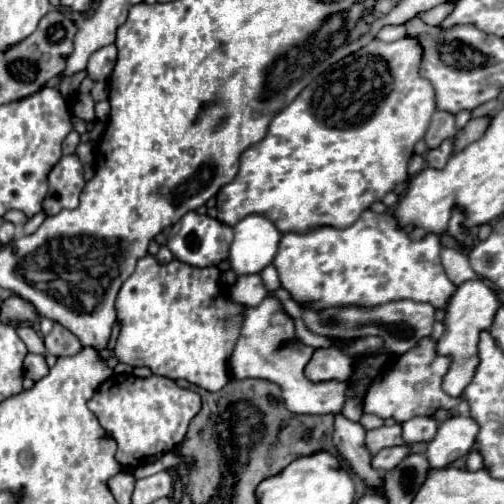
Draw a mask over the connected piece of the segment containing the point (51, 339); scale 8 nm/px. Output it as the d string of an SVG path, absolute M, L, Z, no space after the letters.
M53 324L53 330L45 336L45 348L53 356L73 356L81 352L81 342L61 324Z

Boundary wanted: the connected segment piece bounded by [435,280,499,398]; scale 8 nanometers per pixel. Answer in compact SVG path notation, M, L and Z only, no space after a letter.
M469 280L469 282L463 282L457 288L457 292L455 292L447 312L445 312L445 320L443 320L445 322L445 332L439 338L437 348L435 348L439 356L449 356L451 358L451 366L449 366L447 374L443 376L443 384L441 384L441 388L449 396L453 396L453 398L463 396L463 390L473 380L473 374L475 374L477 364L479 364L479 350L477 350L479 334L483 330L491 328L493 318L497 314L497 308L499 308L497 296L487 286L487 282L483 282L483 280Z

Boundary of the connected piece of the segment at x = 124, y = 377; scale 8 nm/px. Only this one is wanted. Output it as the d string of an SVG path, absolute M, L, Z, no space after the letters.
M113 374L97 388L89 402L89 410L117 440L117 460L125 468L135 470L155 462L181 444L189 422L201 410L201 396L193 390L179 388L173 380L163 376L137 378L133 374Z

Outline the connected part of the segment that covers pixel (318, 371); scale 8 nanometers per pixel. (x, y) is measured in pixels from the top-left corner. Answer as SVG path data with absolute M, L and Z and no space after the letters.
M337 346L315 350L311 362L305 368L305 374L313 382L323 380L349 380L353 374L353 358L345 356Z

